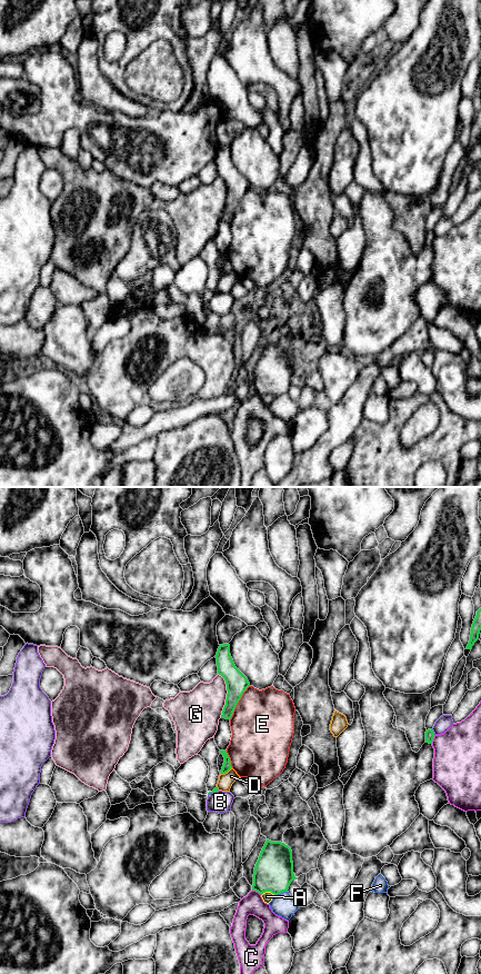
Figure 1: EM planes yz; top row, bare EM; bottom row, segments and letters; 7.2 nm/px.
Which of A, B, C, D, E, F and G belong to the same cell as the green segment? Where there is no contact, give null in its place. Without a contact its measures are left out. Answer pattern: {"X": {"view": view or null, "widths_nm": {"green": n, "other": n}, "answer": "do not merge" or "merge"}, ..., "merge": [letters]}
{"A": {"view": "yz", "widths_nm": {"green": 280, "other": 70}, "answer": "do not merge"}, "B": {"view": "yz", "widths_nm": {"green": 70, "other": 100}, "answer": "do not merge"}, "C": {"view": "yz", "widths_nm": {"green": 280, "other": 150}, "answer": "do not merge"}, "D": {"view": "yz", "widths_nm": {"green": 70, "other": 110}, "answer": "do not merge"}, "E": {"view": "yz", "widths_nm": {"green": 160, "other": 460}, "answer": "do not merge"}, "F": {"view": "yz", "widths_nm": {"green": 280, "other": 170}, "answer": "do not merge"}, "G": {"view": "yz", "widths_nm": {"green": 160, "other": 320}, "answer": "do not merge"}, "merge": []}

